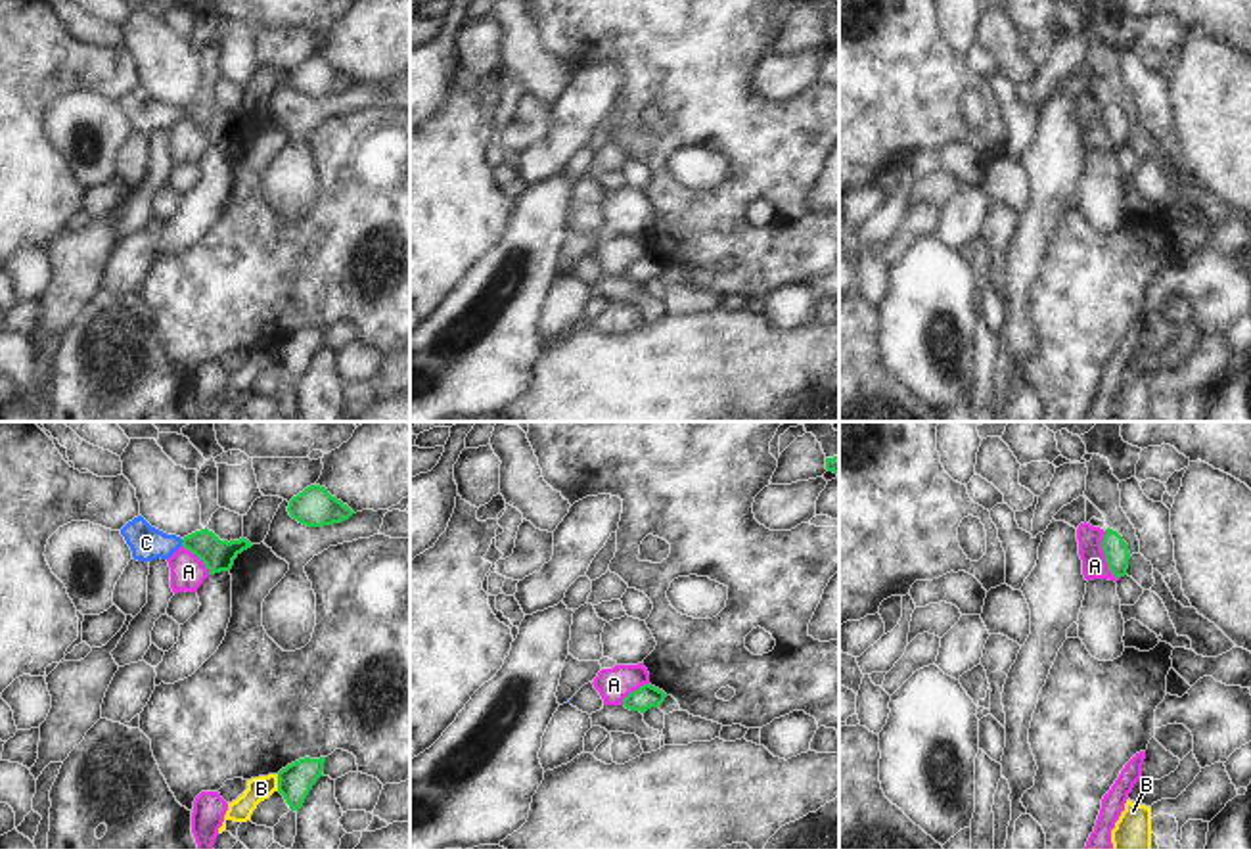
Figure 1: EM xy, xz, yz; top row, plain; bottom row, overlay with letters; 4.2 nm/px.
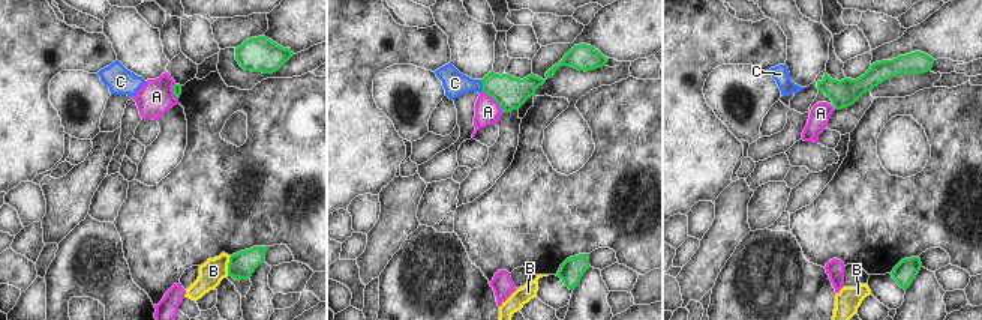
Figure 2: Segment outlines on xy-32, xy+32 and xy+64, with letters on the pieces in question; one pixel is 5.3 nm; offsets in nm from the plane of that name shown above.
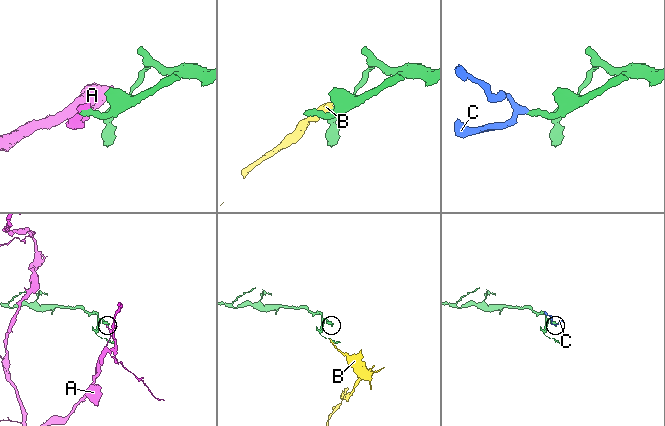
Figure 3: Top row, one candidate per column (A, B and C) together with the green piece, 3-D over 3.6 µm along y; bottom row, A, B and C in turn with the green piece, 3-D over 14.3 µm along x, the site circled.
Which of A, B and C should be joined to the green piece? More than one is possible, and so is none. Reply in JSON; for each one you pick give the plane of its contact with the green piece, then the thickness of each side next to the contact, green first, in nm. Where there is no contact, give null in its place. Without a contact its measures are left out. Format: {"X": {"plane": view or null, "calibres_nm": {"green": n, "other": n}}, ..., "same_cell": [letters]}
{"C": {"plane": "xy", "calibres_nm": {"green": 130, "other": 140}}, "same_cell": ["C"]}

